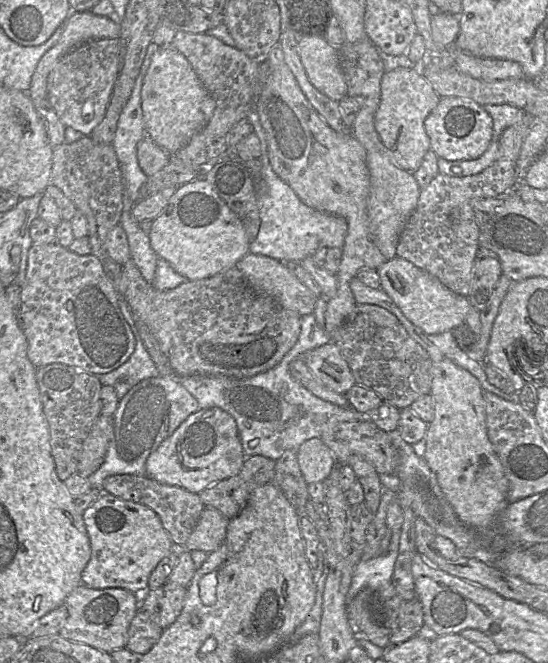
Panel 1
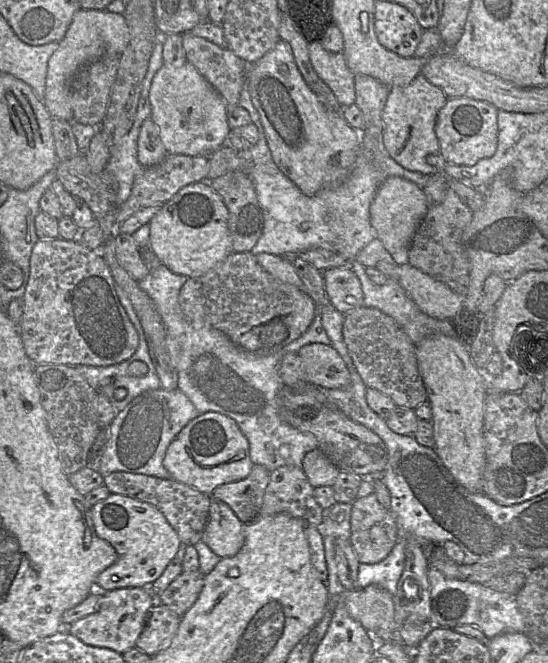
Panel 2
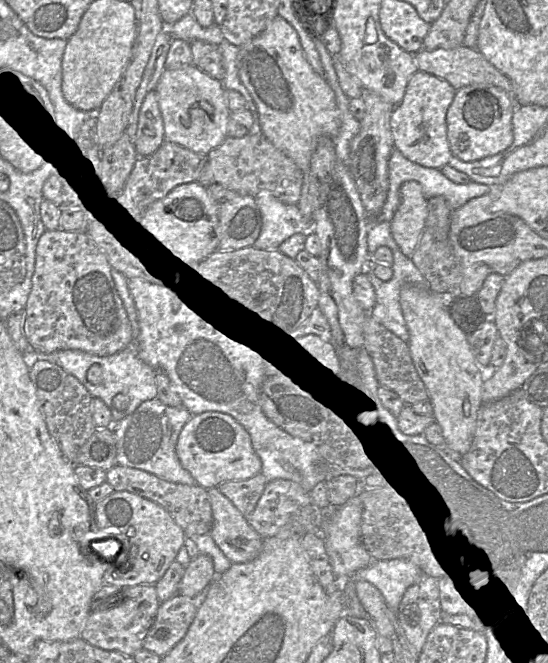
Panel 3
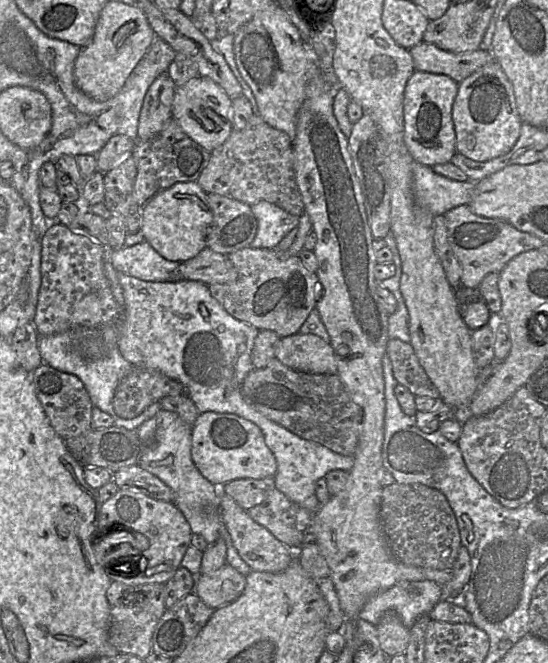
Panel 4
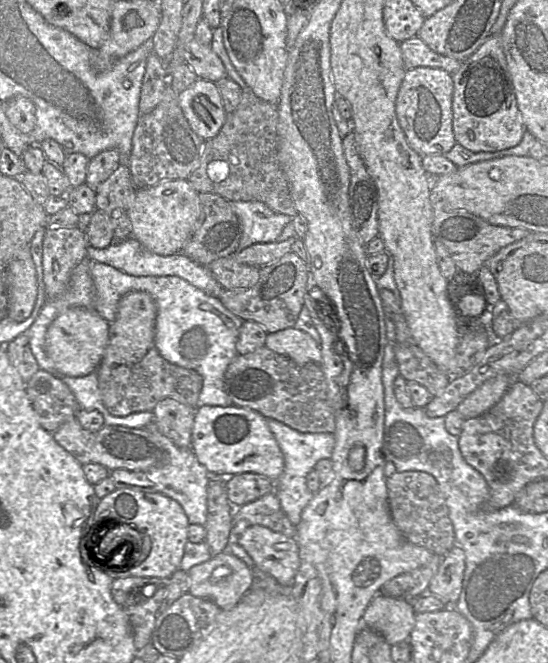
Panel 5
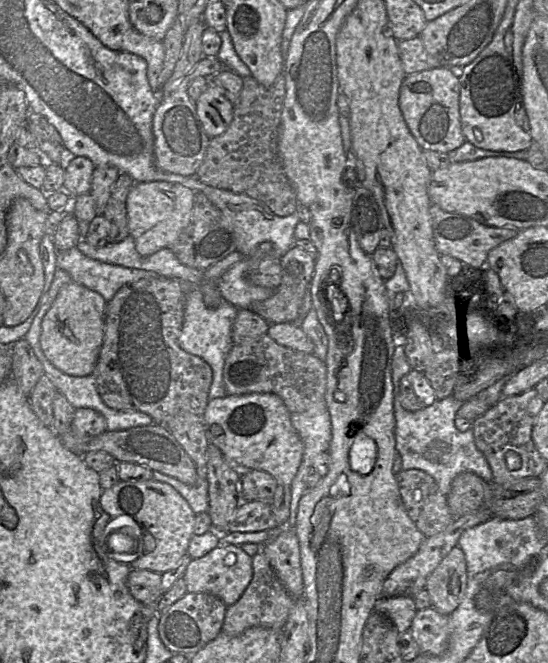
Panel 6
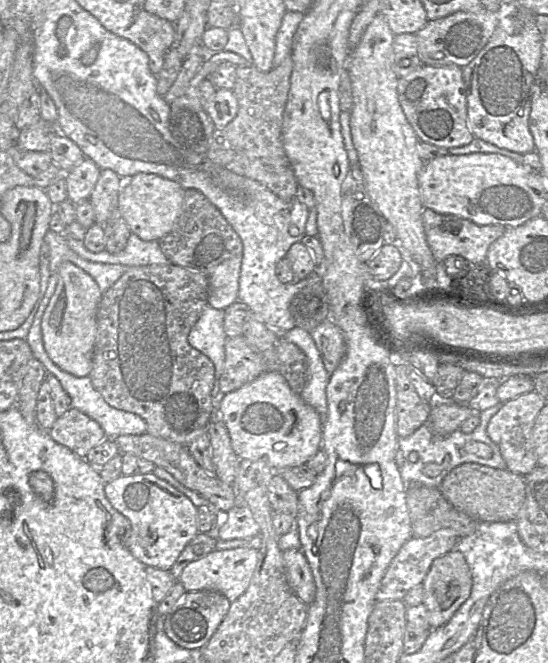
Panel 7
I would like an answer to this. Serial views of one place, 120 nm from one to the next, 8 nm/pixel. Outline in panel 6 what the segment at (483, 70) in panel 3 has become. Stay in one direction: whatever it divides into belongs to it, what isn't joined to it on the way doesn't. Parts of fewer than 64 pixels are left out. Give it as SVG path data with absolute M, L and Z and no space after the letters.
M419 36L398 41L397 45L406 76L440 67L439 62L428 53Z

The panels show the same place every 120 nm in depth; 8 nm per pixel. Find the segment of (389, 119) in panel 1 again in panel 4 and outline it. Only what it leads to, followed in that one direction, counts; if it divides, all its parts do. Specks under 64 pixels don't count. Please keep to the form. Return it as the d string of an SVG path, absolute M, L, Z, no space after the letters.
M415 70L407 81L403 99L403 141L413 161L429 167L450 162L456 152L452 105L457 90L458 83L443 74Z

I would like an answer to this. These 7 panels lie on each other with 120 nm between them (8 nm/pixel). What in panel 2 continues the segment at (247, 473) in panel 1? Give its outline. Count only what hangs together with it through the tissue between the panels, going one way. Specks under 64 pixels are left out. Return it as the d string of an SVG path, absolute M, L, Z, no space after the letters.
M254 464L246 478L218 486L210 496L229 505L243 524L249 523L260 515L270 473L264 466Z

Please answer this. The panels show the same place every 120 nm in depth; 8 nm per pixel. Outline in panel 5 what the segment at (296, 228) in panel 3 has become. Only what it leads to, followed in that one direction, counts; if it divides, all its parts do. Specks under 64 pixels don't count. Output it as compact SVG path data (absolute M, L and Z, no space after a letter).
M260 201L229 202L242 227L238 250L242 250L256 243L271 243L277 241L286 224L292 221L291 216L274 212L266 204Z

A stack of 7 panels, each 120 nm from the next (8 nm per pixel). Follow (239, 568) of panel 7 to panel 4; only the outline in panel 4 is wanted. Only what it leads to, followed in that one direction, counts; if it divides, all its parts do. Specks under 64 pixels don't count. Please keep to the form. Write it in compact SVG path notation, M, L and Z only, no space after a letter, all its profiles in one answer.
M225 563L211 574L196 575L194 593L215 610L236 600L243 592L245 584L246 577Z

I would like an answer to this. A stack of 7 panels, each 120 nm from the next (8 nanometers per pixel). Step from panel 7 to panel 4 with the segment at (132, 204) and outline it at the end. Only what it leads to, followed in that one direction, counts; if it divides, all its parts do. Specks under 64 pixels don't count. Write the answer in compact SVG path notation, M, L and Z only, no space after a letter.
M178 182L155 194L140 210L140 230L146 242L163 258L184 262L206 248L213 215L207 193L195 182Z

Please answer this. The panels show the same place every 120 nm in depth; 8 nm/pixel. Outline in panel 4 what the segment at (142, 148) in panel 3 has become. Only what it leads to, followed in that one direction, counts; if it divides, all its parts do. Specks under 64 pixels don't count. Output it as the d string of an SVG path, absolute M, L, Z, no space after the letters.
M167 74L159 75L148 88L138 121L137 138L148 141L158 135L172 118L175 83Z

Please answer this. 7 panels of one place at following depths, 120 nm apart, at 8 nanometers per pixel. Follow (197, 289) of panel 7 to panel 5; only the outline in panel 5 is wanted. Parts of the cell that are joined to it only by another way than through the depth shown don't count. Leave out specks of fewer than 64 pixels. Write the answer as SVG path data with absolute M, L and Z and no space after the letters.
M131 291L120 299L116 318L109 324L108 344L96 372L102 402L113 416L126 417L137 412L153 412L155 406L166 398L197 409L203 378L196 371L171 364L160 355L154 341L156 315L156 304L148 293Z

